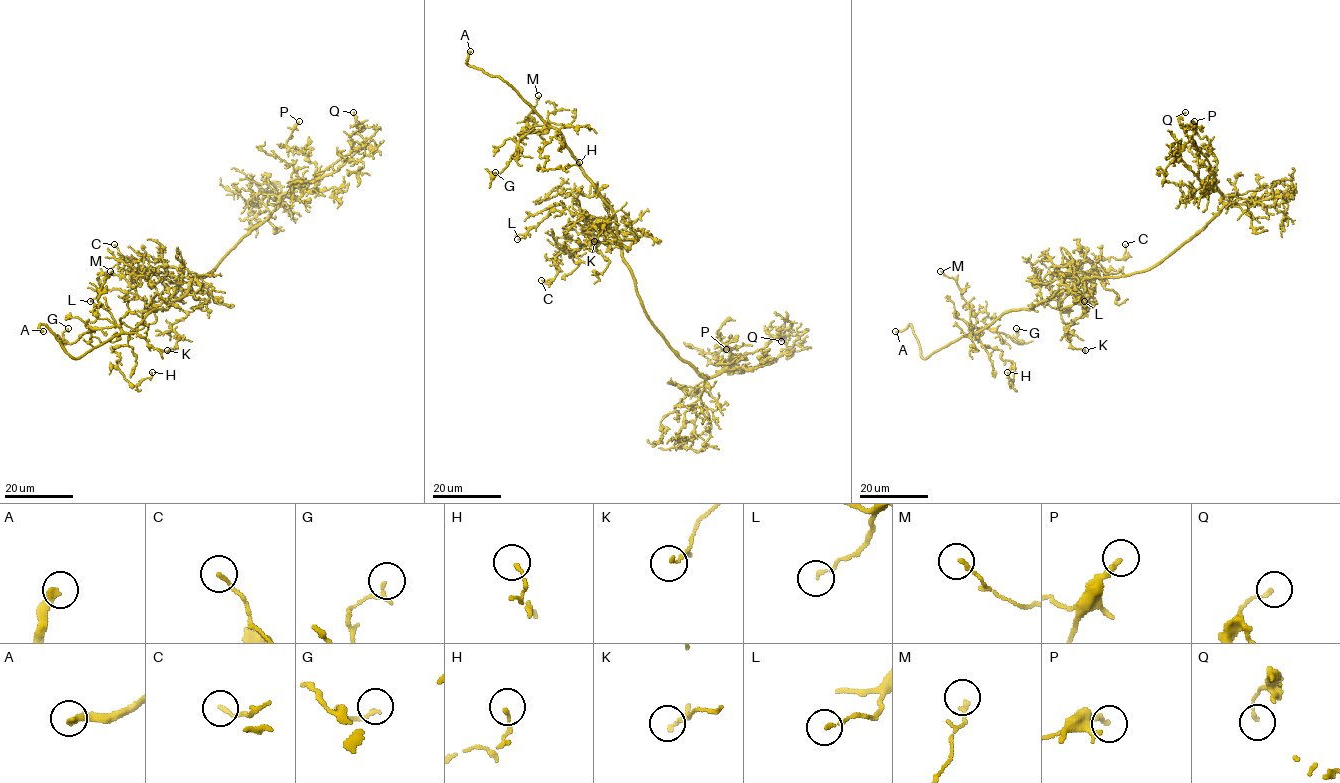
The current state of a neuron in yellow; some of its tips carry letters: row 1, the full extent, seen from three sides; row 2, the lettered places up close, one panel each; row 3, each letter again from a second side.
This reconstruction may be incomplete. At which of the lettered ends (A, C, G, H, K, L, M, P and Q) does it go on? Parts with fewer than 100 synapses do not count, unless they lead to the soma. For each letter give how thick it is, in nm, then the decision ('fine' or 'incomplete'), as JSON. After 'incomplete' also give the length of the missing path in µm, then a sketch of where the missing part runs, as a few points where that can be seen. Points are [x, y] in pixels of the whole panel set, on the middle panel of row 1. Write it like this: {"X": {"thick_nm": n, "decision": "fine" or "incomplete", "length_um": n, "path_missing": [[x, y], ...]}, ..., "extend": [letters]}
{"A": {"thick_nm": 300, "decision": "incomplete", "length_um": 30}, "C": {"thick_nm": 130, "decision": "fine"}, "G": {"thick_nm": 160, "decision": "fine"}, "H": {"thick_nm": 120, "decision": "fine"}, "K": {"thick_nm": 110, "decision": "fine"}, "L": {"thick_nm": 140, "decision": "fine"}, "M": {"thick_nm": 160, "decision": "fine"}, "P": {"thick_nm": 200, "decision": "fine"}, "Q": {"thick_nm": 130, "decision": "fine"}, "extend": ["A"]}

